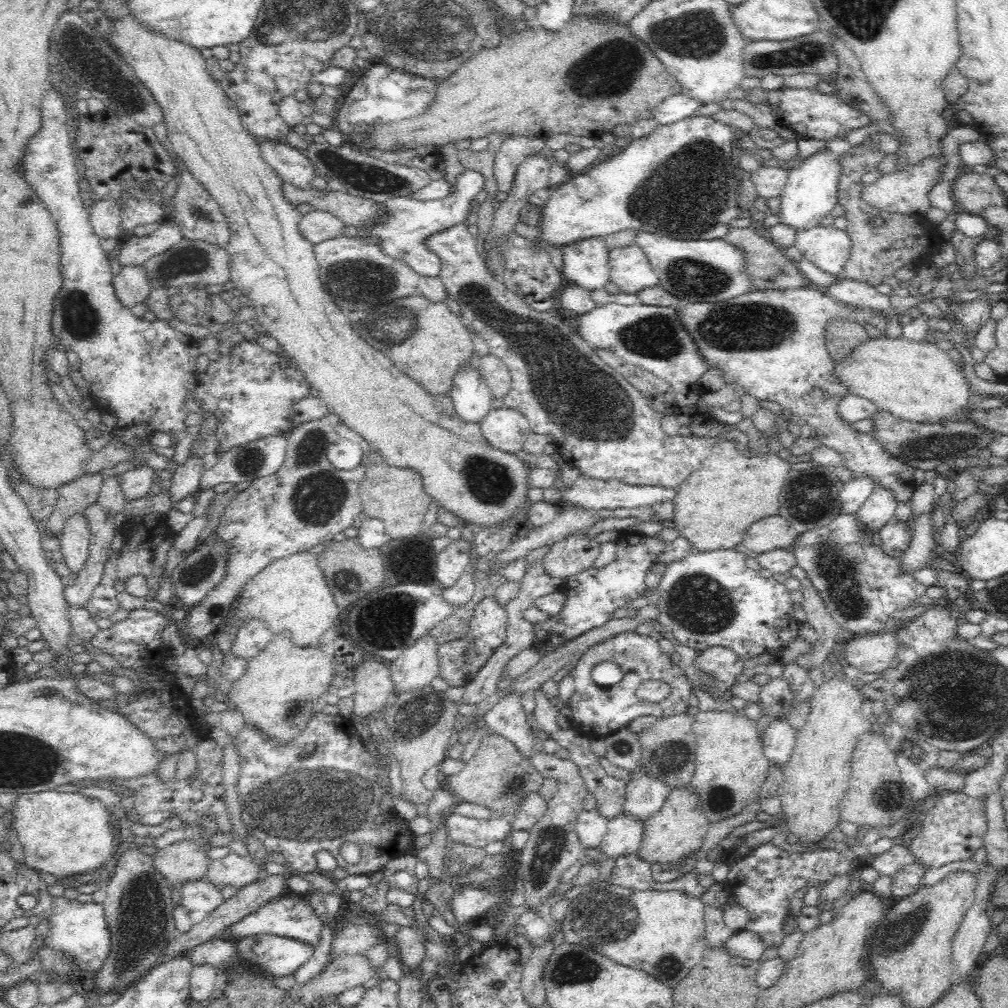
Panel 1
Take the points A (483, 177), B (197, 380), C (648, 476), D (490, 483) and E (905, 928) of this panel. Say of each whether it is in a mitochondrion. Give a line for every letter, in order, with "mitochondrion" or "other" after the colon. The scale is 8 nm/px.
A: other
B: other
C: other
D: mitochondrion
E: mitochondrion

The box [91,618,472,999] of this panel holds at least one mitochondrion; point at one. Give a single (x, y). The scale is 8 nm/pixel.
(289, 810)

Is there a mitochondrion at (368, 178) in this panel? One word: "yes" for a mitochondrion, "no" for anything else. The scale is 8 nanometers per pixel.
yes

